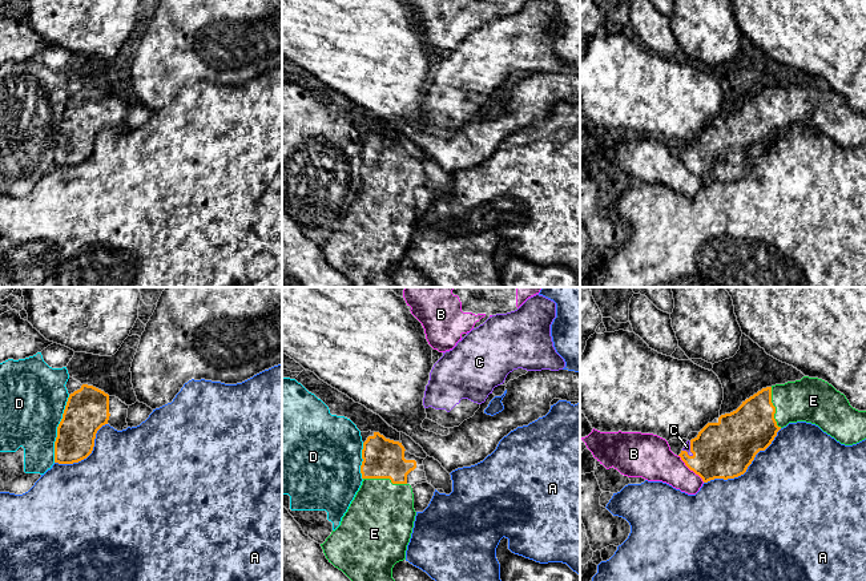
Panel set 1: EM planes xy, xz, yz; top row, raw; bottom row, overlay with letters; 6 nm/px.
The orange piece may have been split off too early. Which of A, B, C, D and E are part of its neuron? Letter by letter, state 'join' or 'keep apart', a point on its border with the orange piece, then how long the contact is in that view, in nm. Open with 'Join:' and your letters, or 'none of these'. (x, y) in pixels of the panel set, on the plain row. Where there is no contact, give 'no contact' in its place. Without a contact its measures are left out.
Join: C, E
A: keep apart; contact yz (746, 170); length 600 nm
B: keep apart; contact yz (691, 172); length 220 nm
C: join; contact yz (691, 152); length 100 nm
D: keep apart; contact xy (57, 130); length 420 nm
E: join; contact xz (385, 180); length 260 nm

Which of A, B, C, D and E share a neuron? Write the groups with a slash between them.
A / B / C E / D

